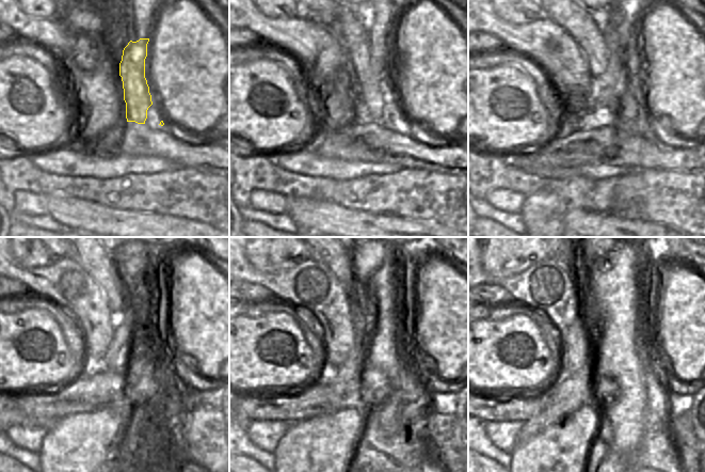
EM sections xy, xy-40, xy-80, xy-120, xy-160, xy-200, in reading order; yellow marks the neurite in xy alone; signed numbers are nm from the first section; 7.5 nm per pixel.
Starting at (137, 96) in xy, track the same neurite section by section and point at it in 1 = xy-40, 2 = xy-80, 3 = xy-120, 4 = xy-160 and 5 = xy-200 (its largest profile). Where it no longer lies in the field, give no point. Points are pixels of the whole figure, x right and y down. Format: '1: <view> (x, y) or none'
1: xy-40 (367, 60)
2: xy-80 (591, 34)
3: xy-120 (98, 262)
4: xy-160 (337, 258)
5: xy-200 (573, 258)

